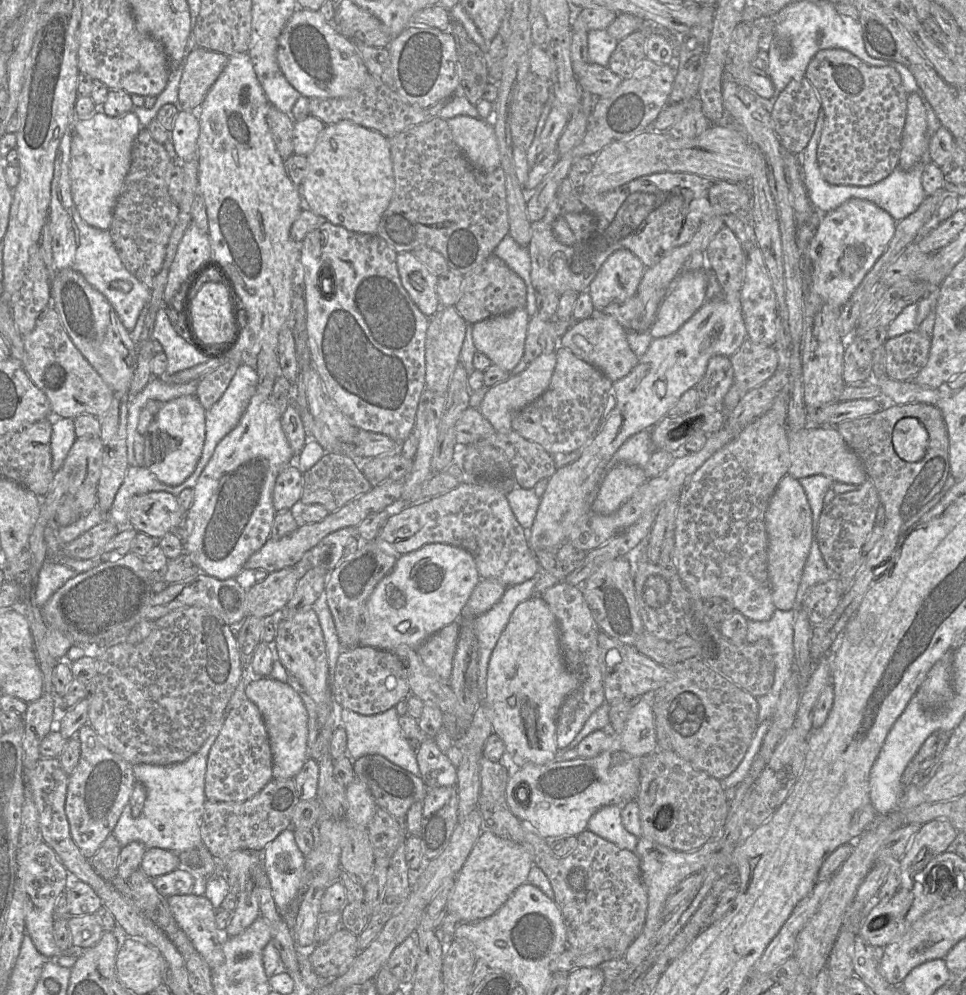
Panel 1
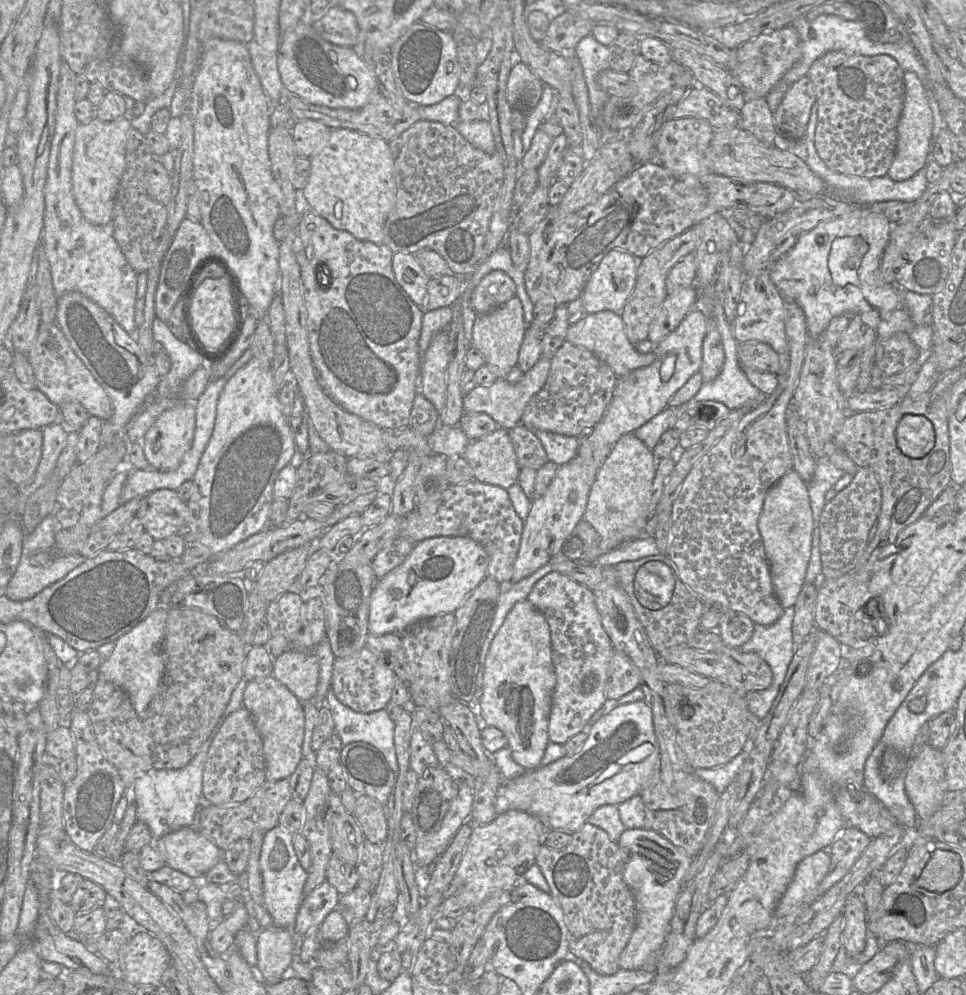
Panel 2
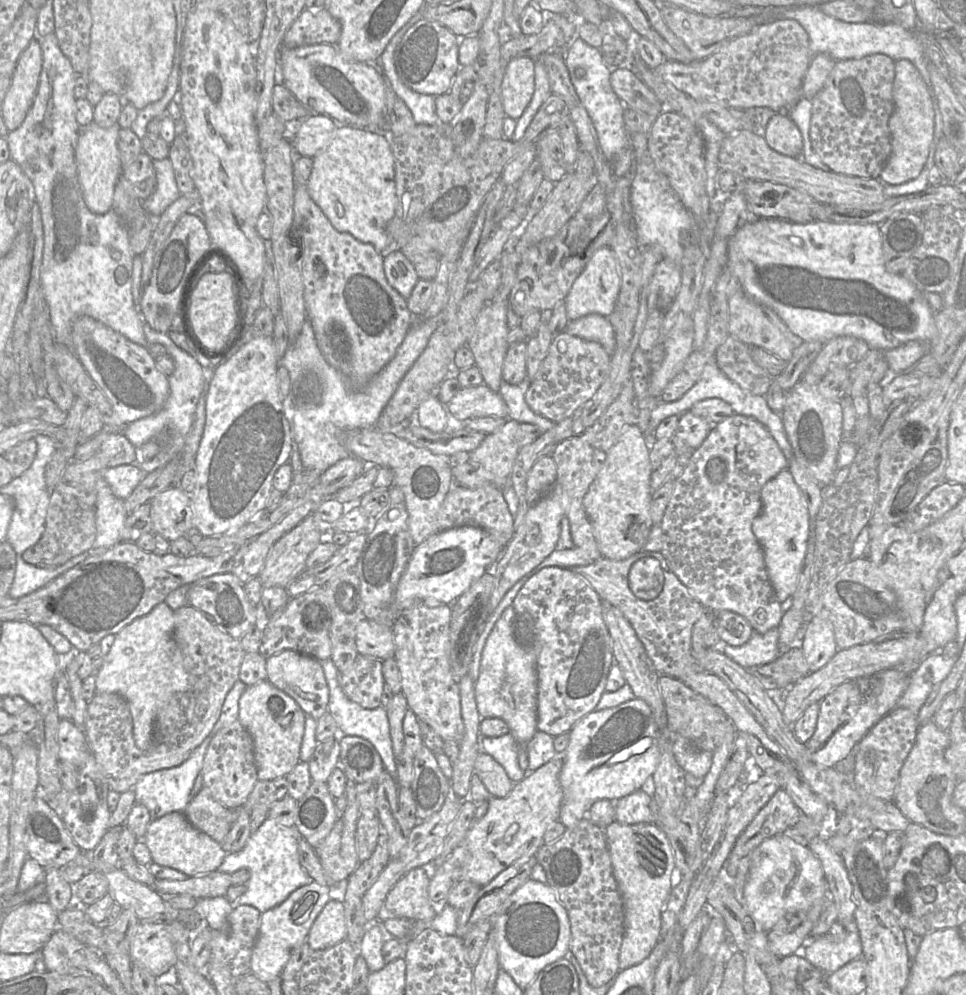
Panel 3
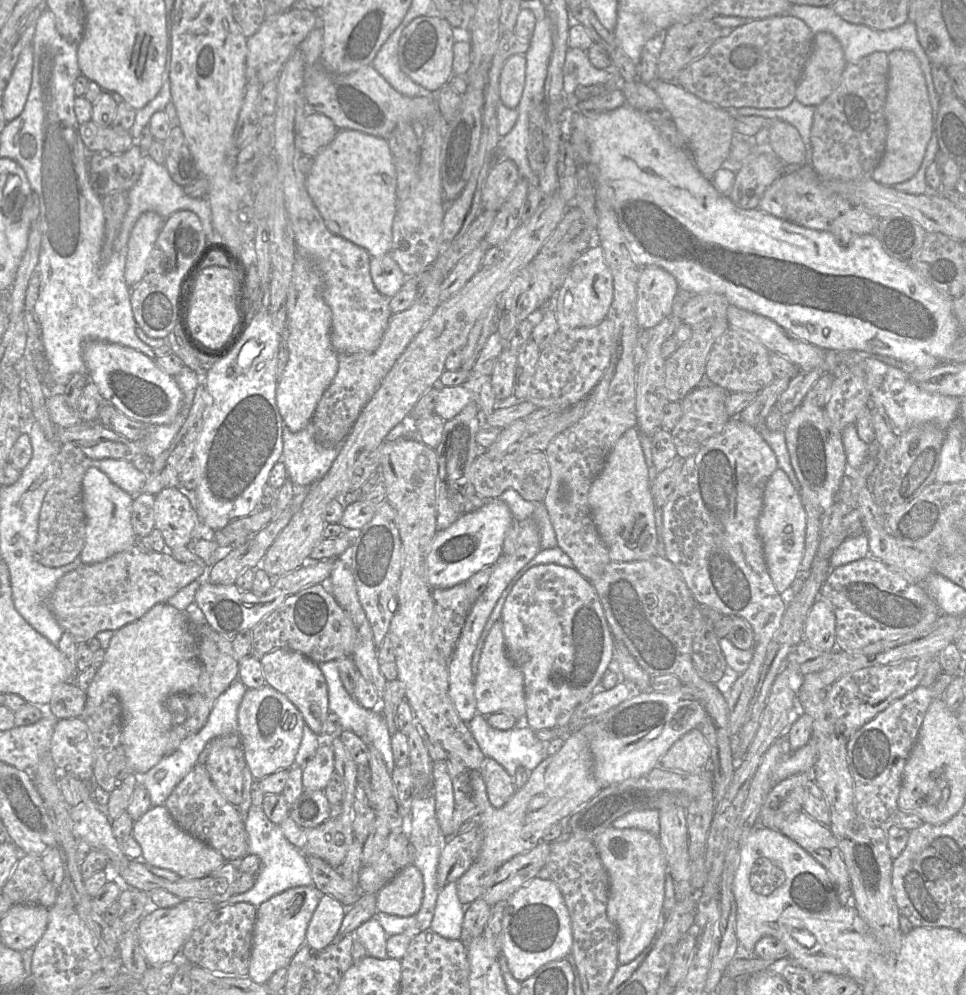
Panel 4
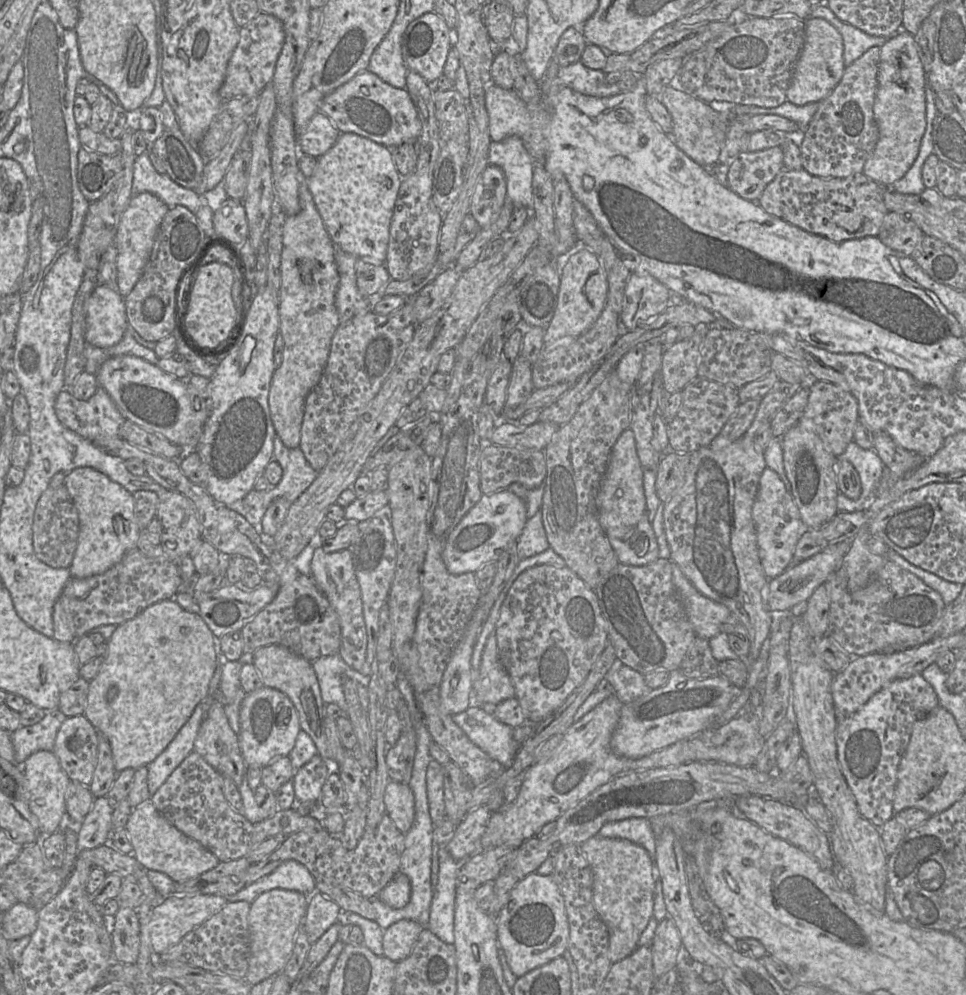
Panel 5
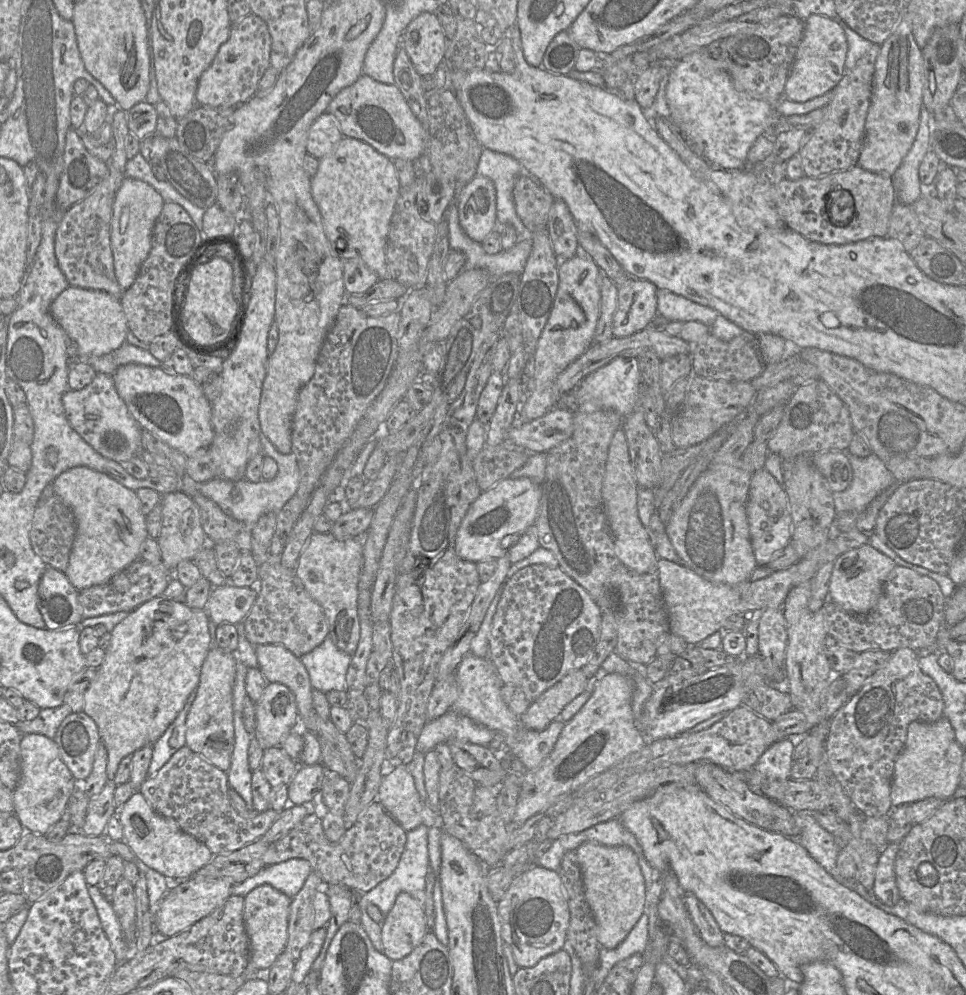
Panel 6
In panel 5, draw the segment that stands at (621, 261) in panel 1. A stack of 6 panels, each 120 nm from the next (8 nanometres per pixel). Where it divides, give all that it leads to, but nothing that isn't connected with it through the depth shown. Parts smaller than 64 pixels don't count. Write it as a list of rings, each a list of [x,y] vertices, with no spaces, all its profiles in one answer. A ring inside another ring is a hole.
[[[579,246],[562,263],[557,306],[545,329],[543,345],[552,344],[564,337],[578,338],[584,334],[601,314],[607,302],[607,294],[607,275],[600,257]]]

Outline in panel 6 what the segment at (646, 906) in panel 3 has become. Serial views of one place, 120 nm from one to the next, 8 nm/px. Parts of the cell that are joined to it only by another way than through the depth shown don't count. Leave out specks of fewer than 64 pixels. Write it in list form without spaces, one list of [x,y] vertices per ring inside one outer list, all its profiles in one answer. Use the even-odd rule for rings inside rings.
[[[585,843],[576,851],[586,902],[596,924],[600,947],[619,946],[644,913],[645,883],[636,854],[626,846]]]

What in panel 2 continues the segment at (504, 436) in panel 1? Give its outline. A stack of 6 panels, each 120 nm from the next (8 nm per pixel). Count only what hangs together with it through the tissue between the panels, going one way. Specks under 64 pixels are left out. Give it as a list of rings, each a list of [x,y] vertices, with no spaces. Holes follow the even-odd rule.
[[[518,424],[508,430],[508,434],[517,456],[519,468],[531,468],[537,471],[549,461],[540,440],[531,429]]]

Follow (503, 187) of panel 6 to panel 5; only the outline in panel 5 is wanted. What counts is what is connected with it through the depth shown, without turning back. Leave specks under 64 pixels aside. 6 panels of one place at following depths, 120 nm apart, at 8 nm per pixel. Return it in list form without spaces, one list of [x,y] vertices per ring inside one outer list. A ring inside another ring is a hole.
[[[509,136],[500,142],[491,142],[489,165],[502,169],[507,183],[507,200],[516,207],[533,209],[532,180],[534,163],[518,136]]]

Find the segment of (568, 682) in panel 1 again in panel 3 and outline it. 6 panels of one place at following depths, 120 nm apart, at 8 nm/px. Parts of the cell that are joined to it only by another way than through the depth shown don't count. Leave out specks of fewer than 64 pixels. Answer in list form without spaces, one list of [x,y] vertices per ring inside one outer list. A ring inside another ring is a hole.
[[[510,605],[494,626],[483,651],[480,674],[475,681],[475,698],[481,718],[501,718],[510,728],[520,746],[518,763],[529,771],[525,745],[537,729],[537,671],[536,655],[532,648],[525,648],[514,636],[515,610]]]

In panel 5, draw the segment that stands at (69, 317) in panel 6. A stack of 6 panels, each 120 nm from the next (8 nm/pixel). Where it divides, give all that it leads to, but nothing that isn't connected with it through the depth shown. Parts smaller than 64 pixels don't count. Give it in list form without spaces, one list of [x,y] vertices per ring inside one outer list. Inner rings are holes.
[[[97,285],[87,300],[86,343],[98,348],[114,346],[127,327],[124,297],[117,290]]]

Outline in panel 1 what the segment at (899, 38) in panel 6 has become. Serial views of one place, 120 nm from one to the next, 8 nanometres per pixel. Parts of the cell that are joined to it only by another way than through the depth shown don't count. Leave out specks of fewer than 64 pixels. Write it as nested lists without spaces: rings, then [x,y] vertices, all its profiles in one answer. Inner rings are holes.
[[[917,93],[907,95],[907,114],[901,137],[898,167],[904,171],[913,168],[925,152],[927,130],[926,109]]]

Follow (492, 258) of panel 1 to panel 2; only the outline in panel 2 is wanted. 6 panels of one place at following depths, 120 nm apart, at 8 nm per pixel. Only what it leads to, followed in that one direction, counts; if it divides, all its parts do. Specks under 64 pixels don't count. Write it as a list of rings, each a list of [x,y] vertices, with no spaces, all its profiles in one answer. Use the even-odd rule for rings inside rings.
[[[503,271],[486,274],[474,288],[470,302],[477,315],[488,313],[516,297],[515,282]]]

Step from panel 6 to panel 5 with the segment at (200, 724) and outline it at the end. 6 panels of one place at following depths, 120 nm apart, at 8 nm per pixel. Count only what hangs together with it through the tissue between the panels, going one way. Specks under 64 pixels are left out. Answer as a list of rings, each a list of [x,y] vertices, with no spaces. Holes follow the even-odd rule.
[[[210,700],[193,750],[220,775],[231,778],[237,787],[240,786],[248,766],[242,756],[238,736],[229,725],[221,700]]]

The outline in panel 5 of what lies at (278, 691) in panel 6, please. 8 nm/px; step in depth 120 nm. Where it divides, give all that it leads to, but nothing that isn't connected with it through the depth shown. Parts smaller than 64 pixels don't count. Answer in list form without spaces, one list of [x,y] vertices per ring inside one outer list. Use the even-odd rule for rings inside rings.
[[[263,686],[245,695],[240,707],[238,741],[247,766],[263,768],[275,757],[288,756],[300,729],[297,710],[283,692]]]

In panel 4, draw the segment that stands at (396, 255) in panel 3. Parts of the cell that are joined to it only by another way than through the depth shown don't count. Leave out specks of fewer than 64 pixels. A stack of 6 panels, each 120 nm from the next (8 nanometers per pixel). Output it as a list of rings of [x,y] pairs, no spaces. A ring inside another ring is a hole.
[[[389,254],[371,258],[370,275],[376,289],[387,298],[395,296],[407,278]]]

